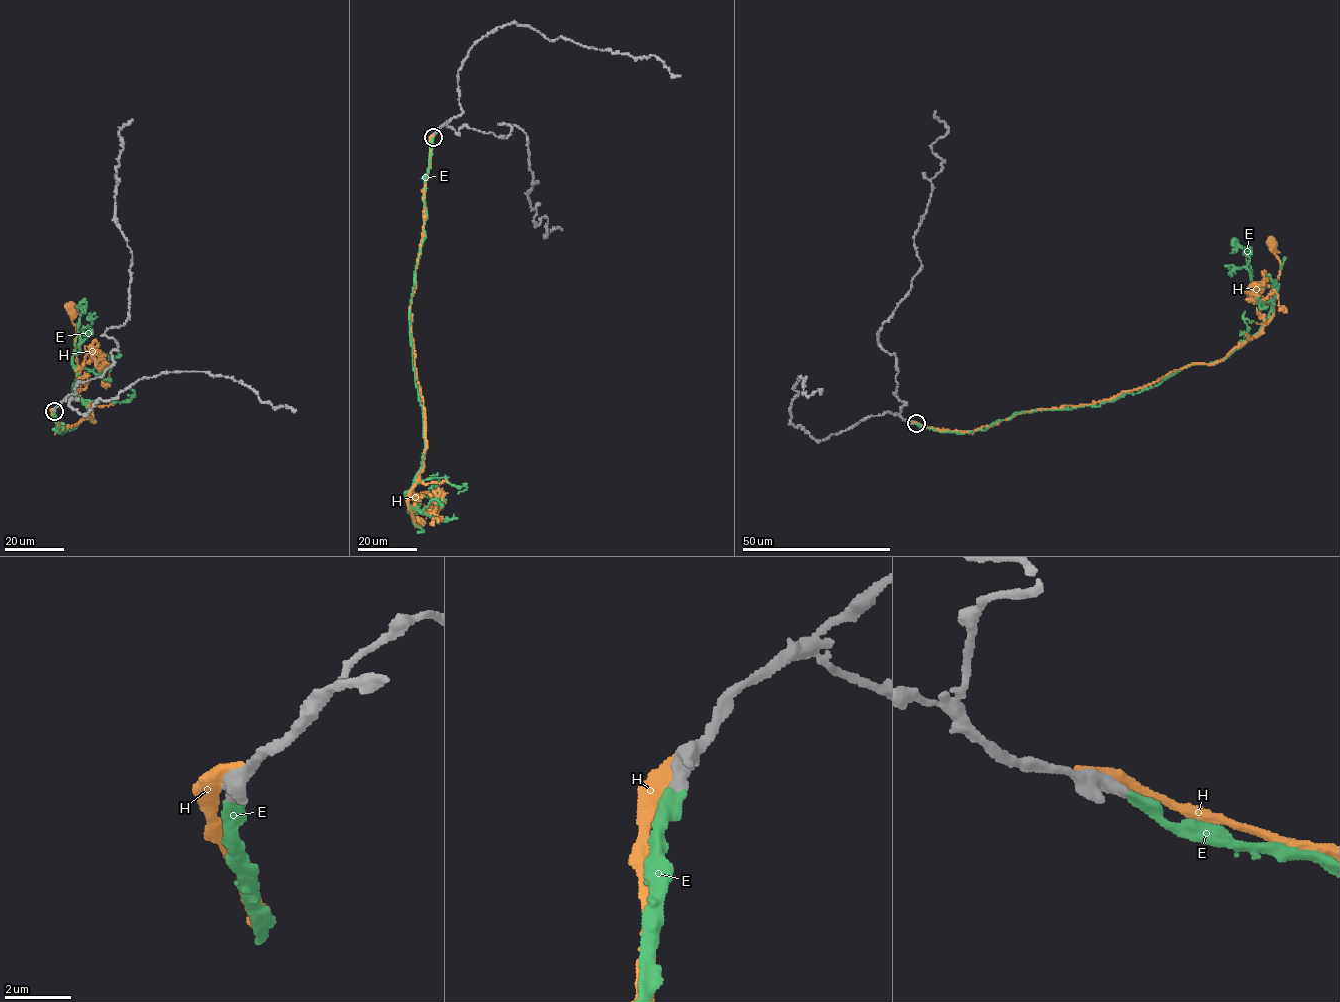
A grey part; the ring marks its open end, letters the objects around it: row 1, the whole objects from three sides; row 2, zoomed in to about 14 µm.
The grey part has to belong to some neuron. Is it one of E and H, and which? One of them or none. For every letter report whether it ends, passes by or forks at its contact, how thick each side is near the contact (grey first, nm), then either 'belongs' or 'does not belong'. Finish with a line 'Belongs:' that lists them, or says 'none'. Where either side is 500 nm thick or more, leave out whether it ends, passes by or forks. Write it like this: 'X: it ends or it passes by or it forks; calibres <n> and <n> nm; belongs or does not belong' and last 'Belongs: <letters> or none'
E: it ends; calibres 380 and 380 nm; belongs
H: calibres 700 and 650 nm; does not belong
Belongs: E

